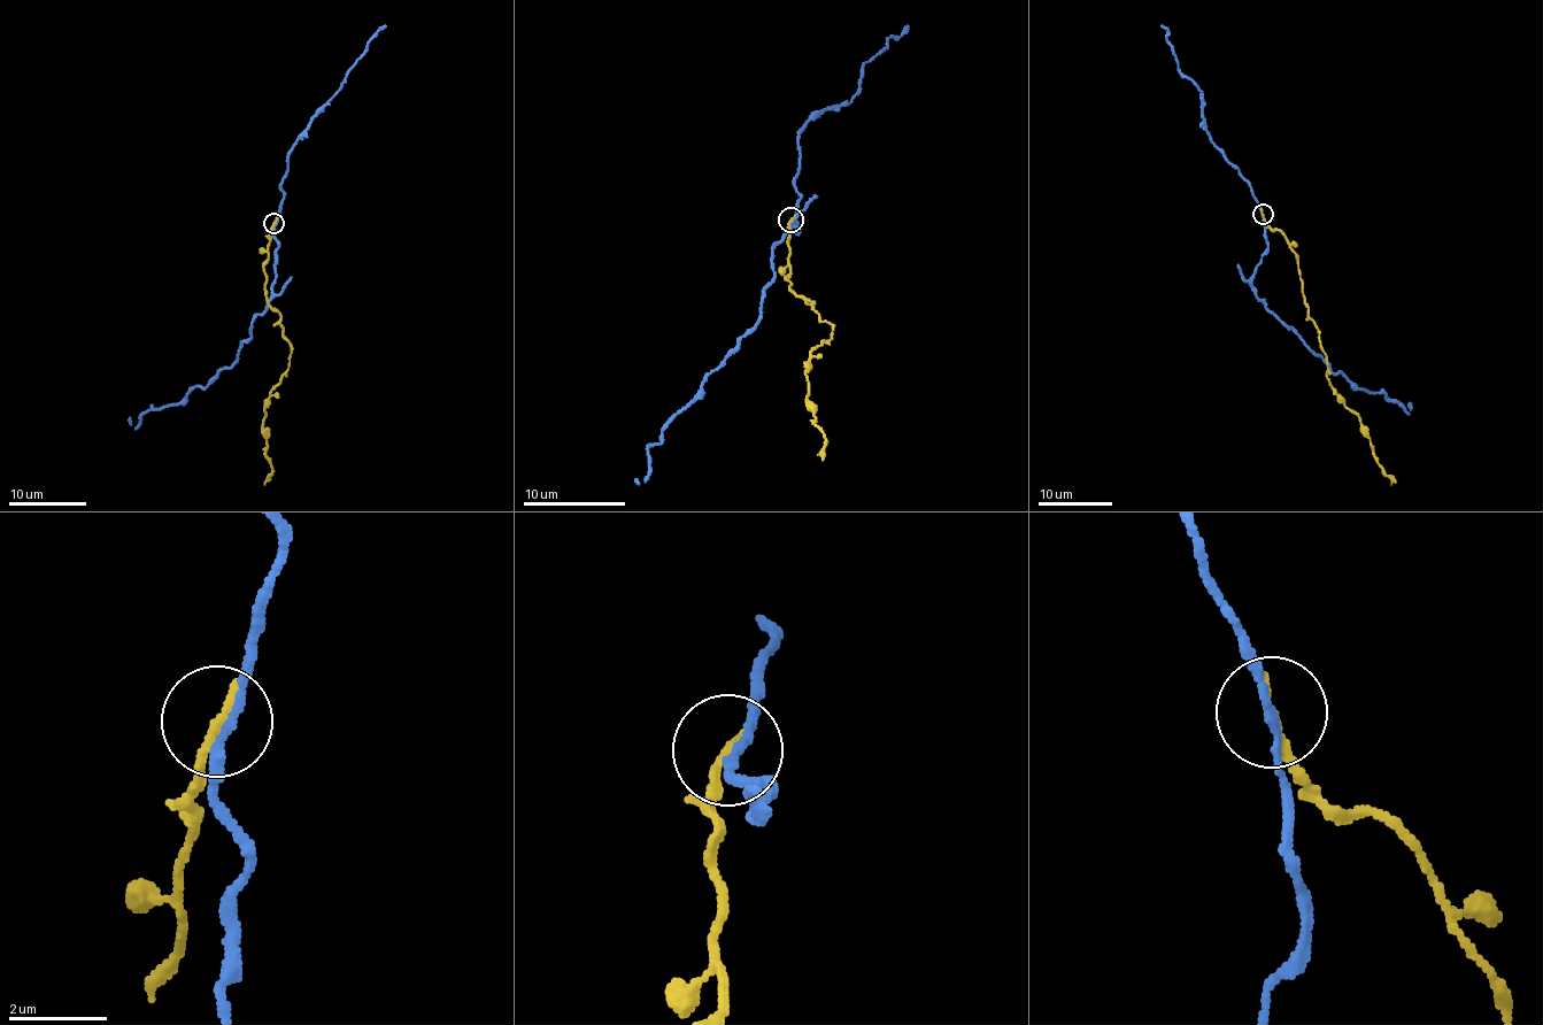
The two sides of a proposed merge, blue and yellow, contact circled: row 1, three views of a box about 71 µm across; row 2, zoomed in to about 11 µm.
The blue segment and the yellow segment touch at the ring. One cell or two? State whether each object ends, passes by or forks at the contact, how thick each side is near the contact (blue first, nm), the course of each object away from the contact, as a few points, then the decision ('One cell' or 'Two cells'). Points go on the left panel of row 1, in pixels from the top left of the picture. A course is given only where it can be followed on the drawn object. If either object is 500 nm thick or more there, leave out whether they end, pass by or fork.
At the ring blue passes by. At the ring yellow ends. Thickness 170 nm (blue) against 200 nm. Course of blue: (275, 224), (267, 310), (253, 322), (238, 361), (176, 405), (151, 408), (136, 429), (130, 417). Course of yellow: (275, 224), (264, 263), (265, 299), (280, 315), (291, 352), (288, 369), (264, 408), (271, 465), (264, 485). Two cells

